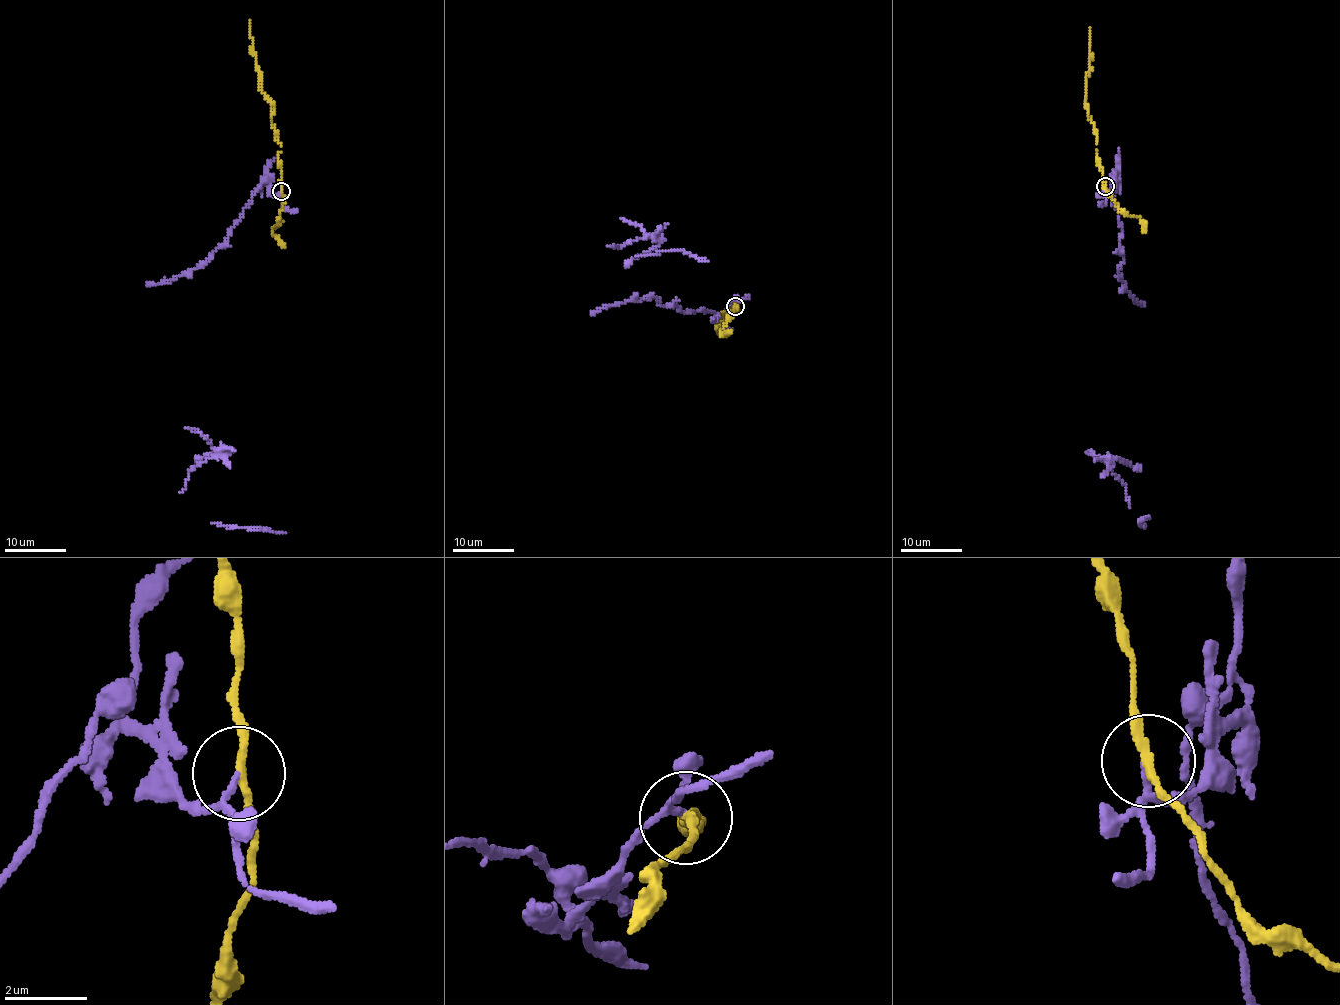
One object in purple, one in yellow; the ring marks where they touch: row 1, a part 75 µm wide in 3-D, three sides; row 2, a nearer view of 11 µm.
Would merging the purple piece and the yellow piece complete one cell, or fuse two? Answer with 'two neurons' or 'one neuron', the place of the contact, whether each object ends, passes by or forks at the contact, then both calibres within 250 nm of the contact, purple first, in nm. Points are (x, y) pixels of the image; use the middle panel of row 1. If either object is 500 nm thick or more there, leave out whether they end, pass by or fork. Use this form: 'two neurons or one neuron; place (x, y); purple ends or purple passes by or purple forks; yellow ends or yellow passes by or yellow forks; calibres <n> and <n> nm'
two neurons; place (735, 306); purple passes by; yellow passes by; calibres 100 and 190 nm

